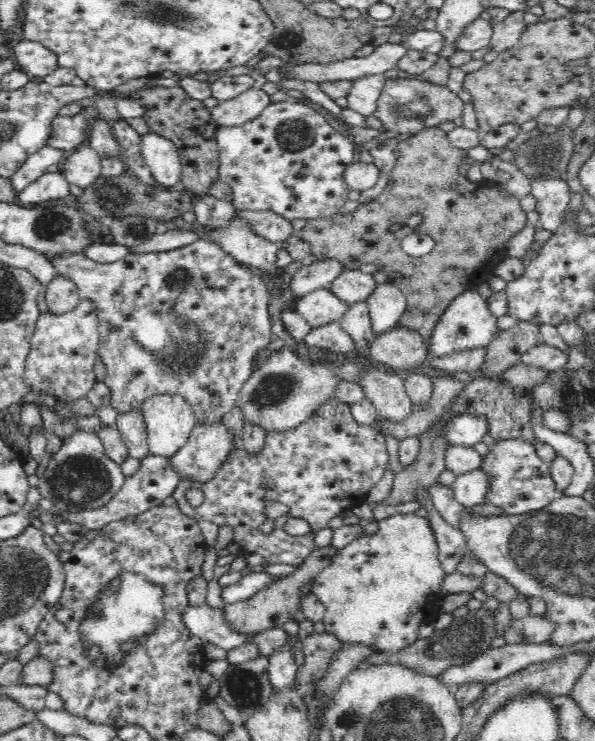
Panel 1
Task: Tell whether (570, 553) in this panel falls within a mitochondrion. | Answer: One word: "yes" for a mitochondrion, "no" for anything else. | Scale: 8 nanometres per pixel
yes

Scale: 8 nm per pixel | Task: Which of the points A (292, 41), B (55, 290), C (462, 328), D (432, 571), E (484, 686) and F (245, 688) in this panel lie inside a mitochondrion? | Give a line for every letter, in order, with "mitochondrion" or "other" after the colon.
A: mitochondrion
B: other
C: mitochondrion
D: other
E: other
F: mitochondrion

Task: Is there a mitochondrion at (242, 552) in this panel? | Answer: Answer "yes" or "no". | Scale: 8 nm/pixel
no

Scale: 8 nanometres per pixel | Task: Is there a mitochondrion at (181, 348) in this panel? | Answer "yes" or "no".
yes

